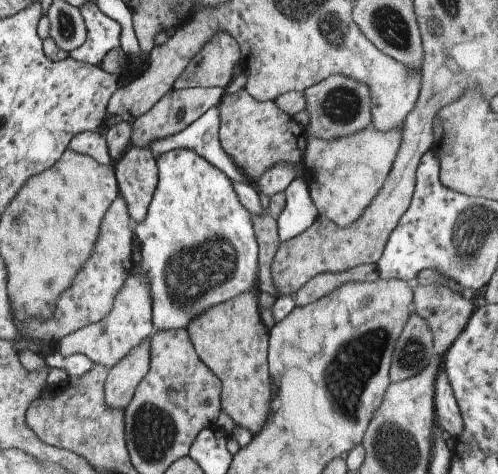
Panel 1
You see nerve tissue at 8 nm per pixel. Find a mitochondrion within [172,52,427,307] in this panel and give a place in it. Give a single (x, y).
(343, 105)

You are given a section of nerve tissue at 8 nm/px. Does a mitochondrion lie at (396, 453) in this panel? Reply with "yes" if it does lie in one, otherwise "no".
yes

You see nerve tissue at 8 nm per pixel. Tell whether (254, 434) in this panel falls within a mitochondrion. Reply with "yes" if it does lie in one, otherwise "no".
no

